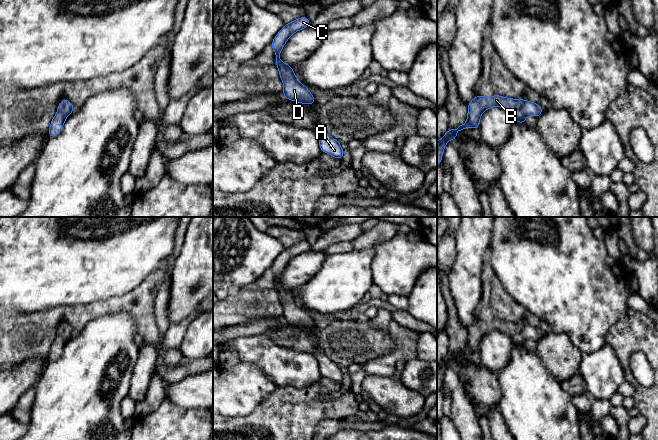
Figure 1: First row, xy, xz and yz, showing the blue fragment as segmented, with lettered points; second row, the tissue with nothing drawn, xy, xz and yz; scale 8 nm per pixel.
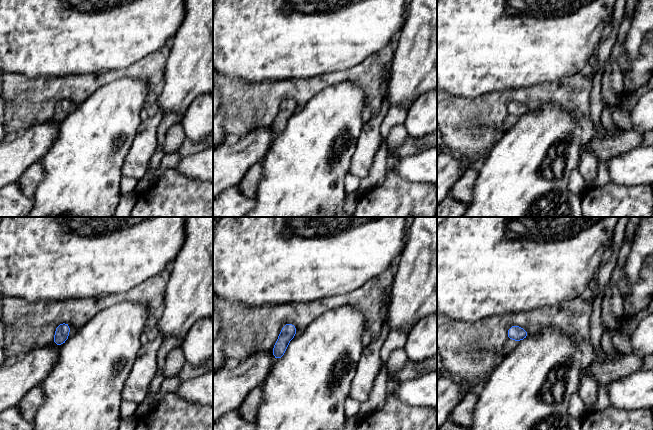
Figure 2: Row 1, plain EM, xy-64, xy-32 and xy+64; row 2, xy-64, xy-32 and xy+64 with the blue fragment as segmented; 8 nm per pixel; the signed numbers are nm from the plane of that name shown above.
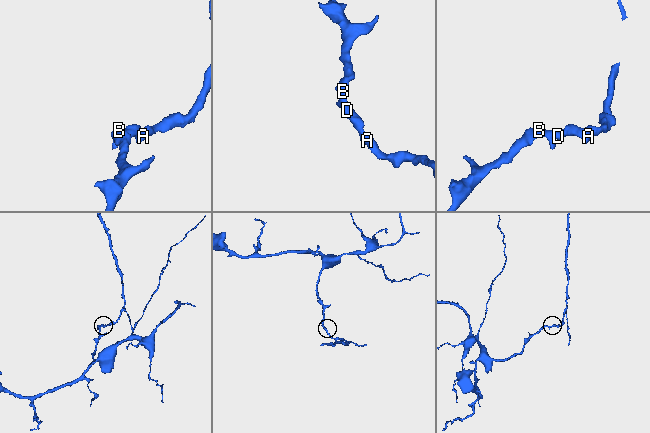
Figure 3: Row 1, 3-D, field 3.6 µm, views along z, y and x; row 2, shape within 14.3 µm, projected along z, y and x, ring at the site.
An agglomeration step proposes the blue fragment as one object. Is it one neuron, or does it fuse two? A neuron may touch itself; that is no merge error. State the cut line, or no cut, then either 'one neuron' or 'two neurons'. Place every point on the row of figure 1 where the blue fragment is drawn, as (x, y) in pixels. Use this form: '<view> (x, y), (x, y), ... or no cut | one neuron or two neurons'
no cut | one neuron

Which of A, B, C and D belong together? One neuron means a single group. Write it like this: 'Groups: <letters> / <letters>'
Groups: A B C D

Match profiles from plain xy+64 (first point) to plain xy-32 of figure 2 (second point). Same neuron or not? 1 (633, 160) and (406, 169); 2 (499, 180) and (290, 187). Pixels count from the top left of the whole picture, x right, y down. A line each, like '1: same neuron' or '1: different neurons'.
1: same neuron
2: same neuron

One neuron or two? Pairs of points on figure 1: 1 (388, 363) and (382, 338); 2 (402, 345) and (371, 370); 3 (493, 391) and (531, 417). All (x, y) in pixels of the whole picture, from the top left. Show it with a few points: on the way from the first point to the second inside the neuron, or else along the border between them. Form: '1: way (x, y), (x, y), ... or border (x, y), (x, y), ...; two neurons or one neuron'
1: border (389, 332), (394, 348), (364, 364); two neurons
2: way (397, 353), (384, 366), (379, 367); one neuron
3: border (495, 374), (500, 389), (498, 405); two neurons

